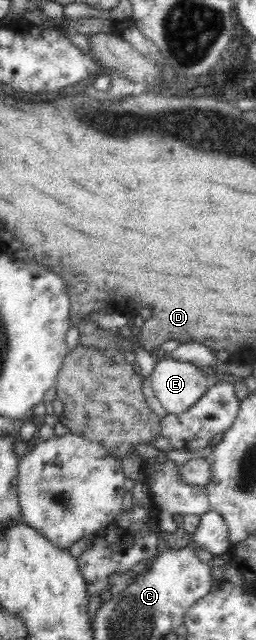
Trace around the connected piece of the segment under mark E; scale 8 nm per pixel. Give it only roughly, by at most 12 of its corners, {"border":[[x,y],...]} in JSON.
{"border":[[157,355],[149,375],[168,414],[209,389],[195,364]]}

